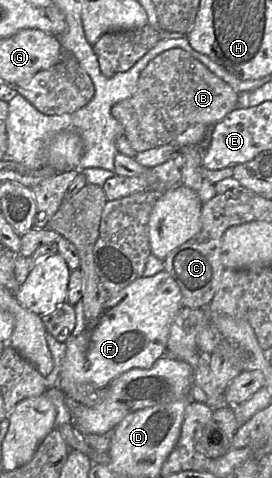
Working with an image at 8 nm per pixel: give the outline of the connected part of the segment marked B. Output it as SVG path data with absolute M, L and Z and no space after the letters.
M173 48L160 53L148 63L140 74L135 94L113 105L111 115L122 125L123 135L139 153L170 144L178 135L196 124L214 126L237 109L238 97L238 92L199 60L182 49Z

